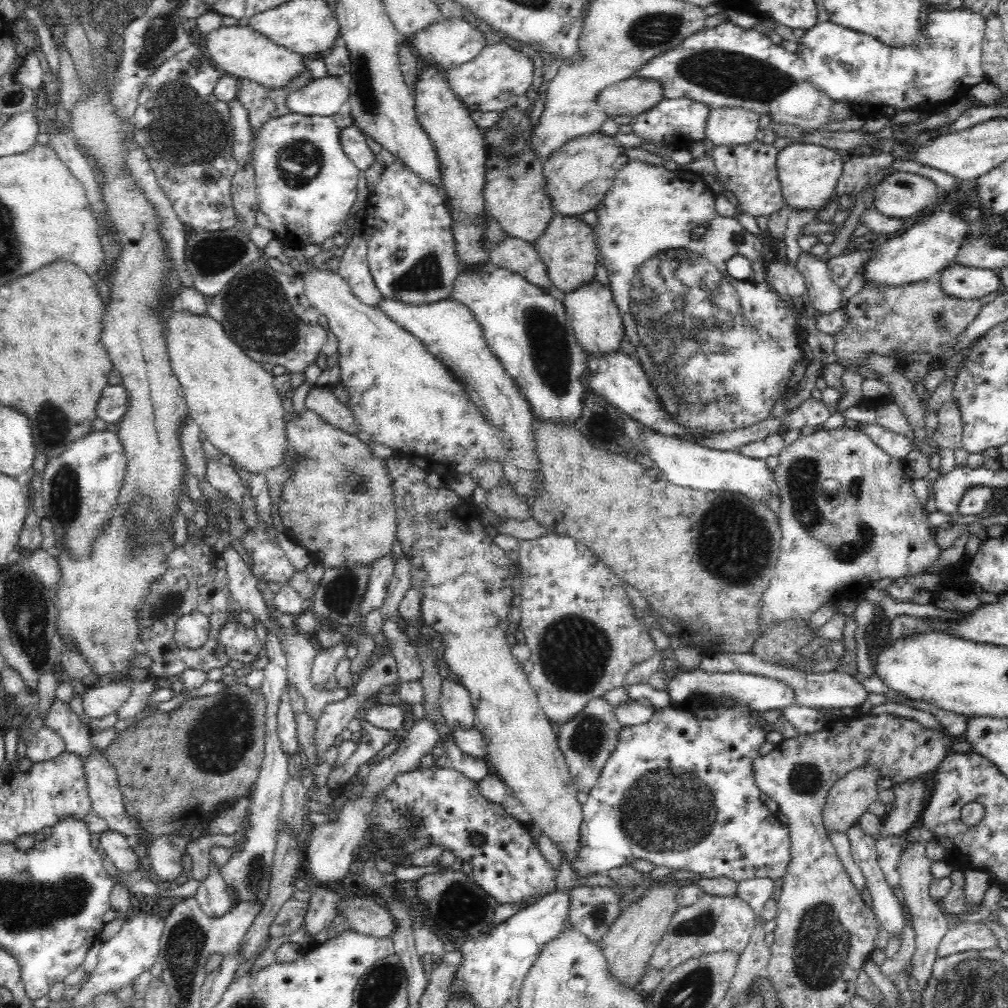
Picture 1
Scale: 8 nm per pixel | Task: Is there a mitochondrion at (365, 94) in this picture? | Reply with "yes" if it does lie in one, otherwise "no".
yes

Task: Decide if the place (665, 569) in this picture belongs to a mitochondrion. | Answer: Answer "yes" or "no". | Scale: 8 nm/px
no

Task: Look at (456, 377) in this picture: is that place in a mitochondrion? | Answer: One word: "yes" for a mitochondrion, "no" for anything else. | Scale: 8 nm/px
no

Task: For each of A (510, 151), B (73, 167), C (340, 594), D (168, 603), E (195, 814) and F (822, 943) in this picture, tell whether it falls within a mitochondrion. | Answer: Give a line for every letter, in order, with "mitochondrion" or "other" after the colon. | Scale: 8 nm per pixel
A: mitochondrion
B: other
C: mitochondrion
D: mitochondrion
E: other
F: mitochondrion

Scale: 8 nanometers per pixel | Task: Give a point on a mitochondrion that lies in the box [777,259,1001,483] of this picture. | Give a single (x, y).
(940, 325)

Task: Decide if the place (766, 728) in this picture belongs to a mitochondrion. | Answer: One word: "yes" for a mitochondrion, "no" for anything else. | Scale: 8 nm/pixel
no

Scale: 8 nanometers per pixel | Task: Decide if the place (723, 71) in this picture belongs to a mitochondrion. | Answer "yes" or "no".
yes

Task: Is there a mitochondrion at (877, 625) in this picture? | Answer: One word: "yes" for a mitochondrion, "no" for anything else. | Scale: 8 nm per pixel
no

